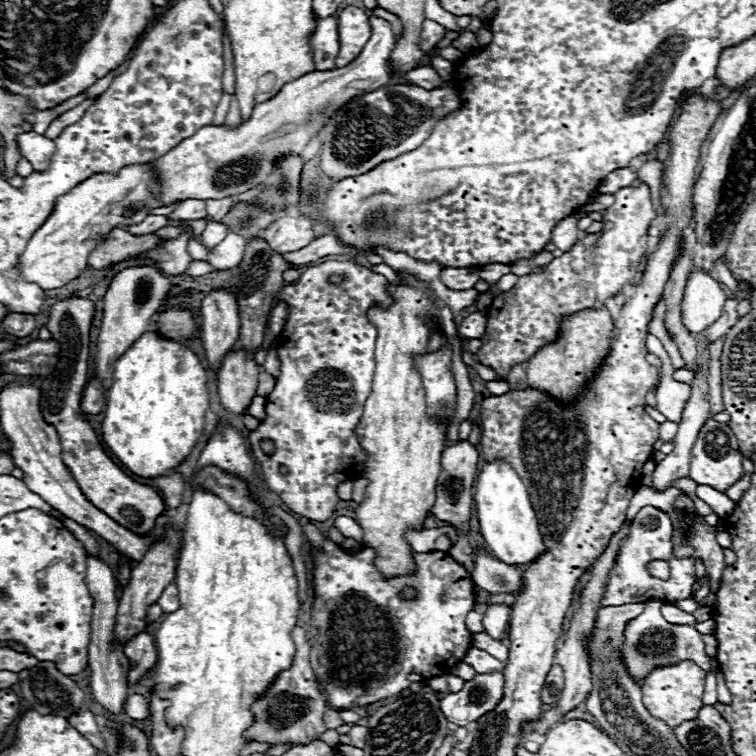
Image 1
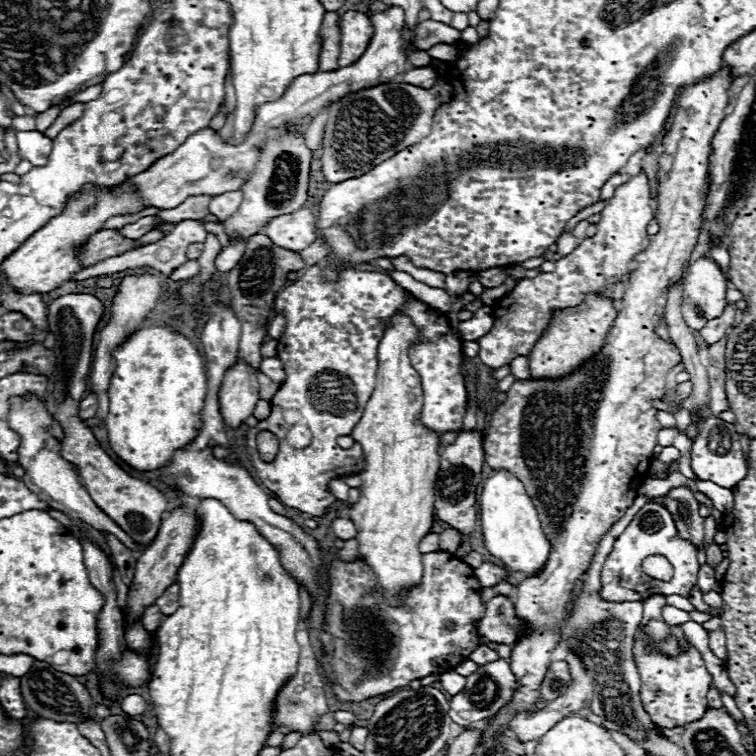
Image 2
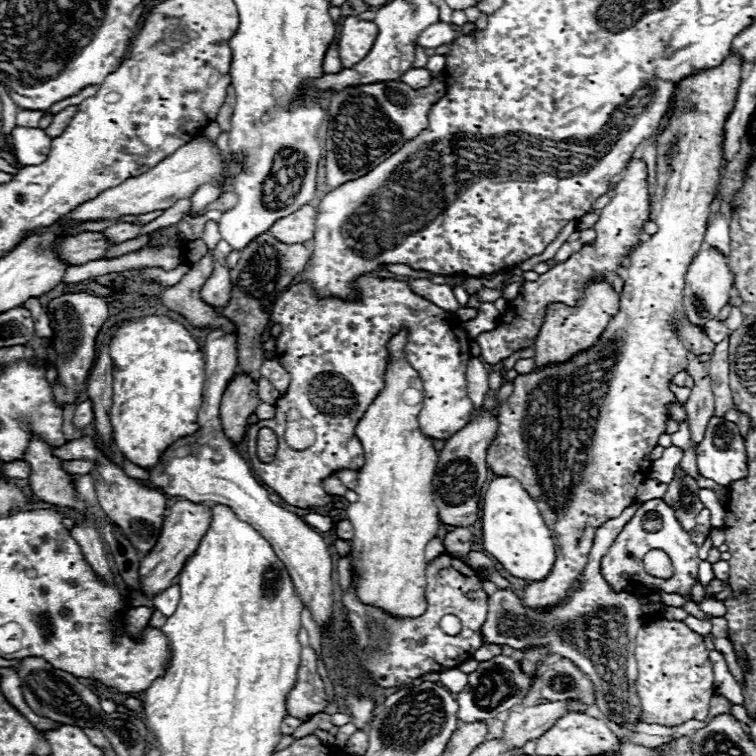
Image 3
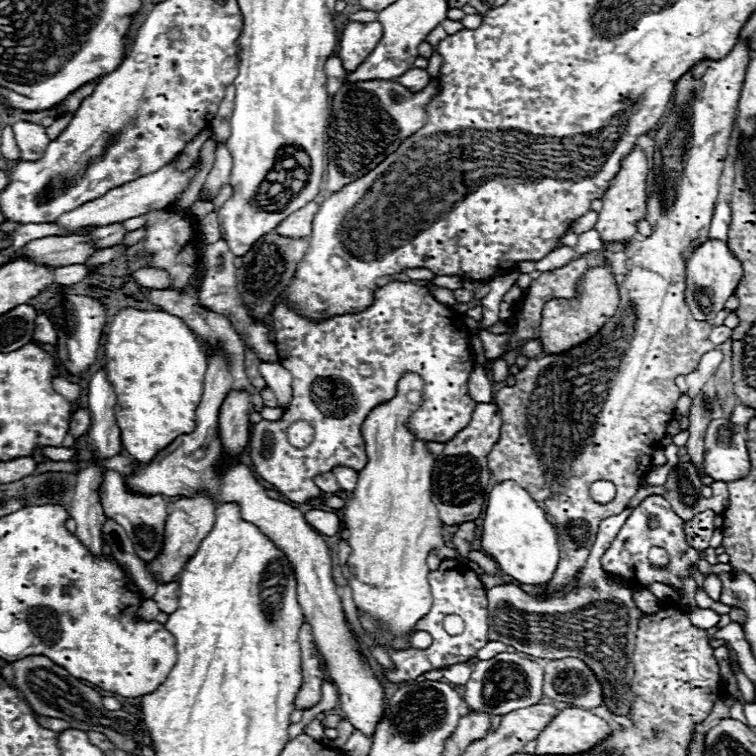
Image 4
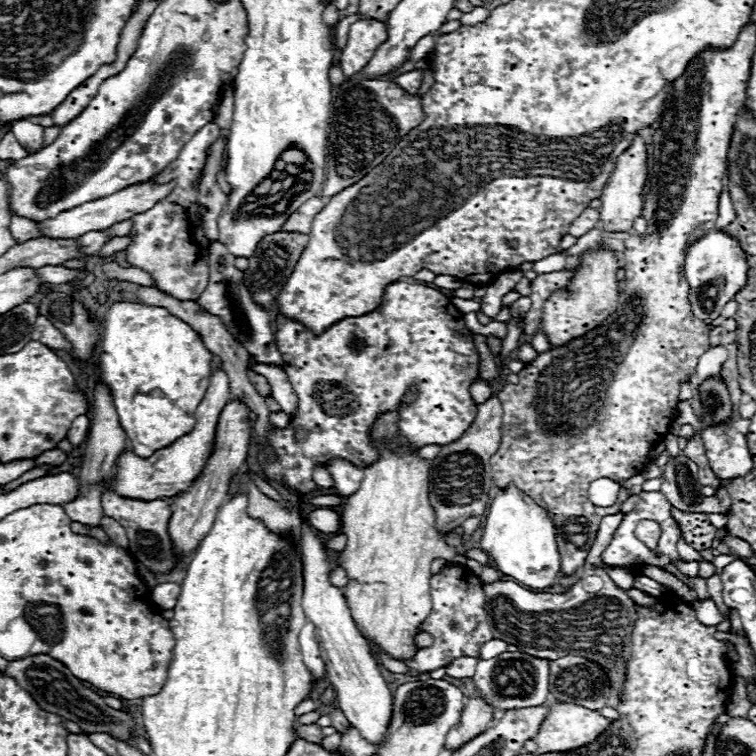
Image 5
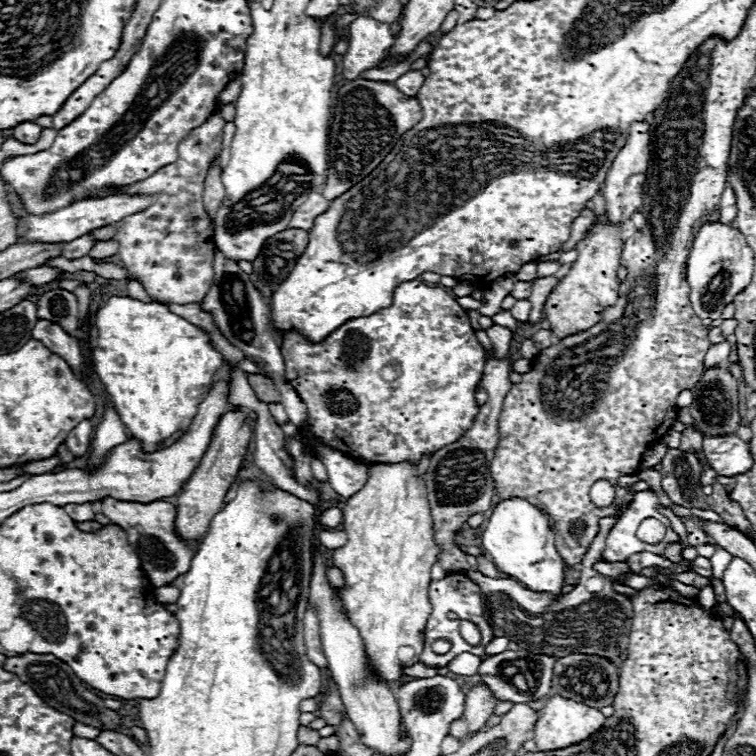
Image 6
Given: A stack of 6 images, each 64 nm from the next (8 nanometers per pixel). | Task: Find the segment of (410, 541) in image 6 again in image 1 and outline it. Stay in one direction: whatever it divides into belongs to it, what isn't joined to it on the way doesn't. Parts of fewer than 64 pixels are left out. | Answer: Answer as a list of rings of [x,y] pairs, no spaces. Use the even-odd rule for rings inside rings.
[[[406,272],[398,274],[408,280],[408,286],[392,284],[388,288],[394,304],[388,310],[368,310],[370,322],[378,328],[374,350],[376,372],[372,394],[368,396],[364,414],[356,426],[356,438],[368,452],[362,478],[370,480],[370,484],[364,490],[364,500],[354,508],[354,520],[364,532],[360,544],[376,550],[374,564],[384,578],[406,576],[416,570],[412,558],[414,550],[406,542],[404,532],[408,528],[424,528],[424,520],[432,510],[448,428],[446,424],[428,420],[424,386],[420,372],[414,366],[414,354],[434,352],[444,346],[444,336],[440,332],[430,332],[422,322],[422,316],[428,316],[440,324],[440,310],[432,306],[432,292],[424,282],[414,280]]]

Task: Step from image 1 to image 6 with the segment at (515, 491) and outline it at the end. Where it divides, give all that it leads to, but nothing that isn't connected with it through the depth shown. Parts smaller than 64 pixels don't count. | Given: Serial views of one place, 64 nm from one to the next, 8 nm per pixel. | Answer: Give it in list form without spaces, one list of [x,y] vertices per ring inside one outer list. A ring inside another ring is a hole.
[[[522,498],[500,500],[482,532],[482,548],[490,554],[500,572],[512,576],[528,590],[548,592],[552,596],[562,594],[566,564],[556,552],[554,532],[550,528],[548,516],[530,502]]]

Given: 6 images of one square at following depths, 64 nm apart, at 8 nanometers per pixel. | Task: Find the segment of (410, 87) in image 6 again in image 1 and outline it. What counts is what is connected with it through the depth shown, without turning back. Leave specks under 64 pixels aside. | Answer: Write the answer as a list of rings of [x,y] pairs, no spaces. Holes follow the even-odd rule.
[[[418,66],[418,68],[410,70],[410,72],[406,72],[406,80],[410,84],[414,84],[414,86],[424,88],[424,90],[432,90],[432,88],[436,88],[436,86],[442,84],[442,78],[430,66]]]

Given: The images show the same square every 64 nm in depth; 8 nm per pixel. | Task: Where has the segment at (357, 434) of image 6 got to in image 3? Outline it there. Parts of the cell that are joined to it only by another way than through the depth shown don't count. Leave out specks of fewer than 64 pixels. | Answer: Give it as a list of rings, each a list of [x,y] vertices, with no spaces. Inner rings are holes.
[[[362,278],[362,302],[344,302],[344,300],[318,300],[318,296],[312,292],[308,284],[294,284],[284,292],[272,306],[272,322],[280,324],[280,334],[276,336],[276,358],[280,364],[288,370],[292,376],[286,396],[278,398],[276,402],[276,416],[272,420],[260,420],[258,424],[250,424],[246,432],[246,444],[248,444],[248,460],[254,470],[254,474],[272,488],[282,500],[286,500],[292,506],[298,508],[316,508],[326,506],[332,496],[326,494],[320,486],[320,482],[338,472],[338,470],[360,470],[364,466],[364,452],[362,444],[356,438],[356,426],[362,420],[368,406],[376,400],[376,396],[384,390],[384,376],[388,366],[388,342],[390,338],[400,332],[402,328],[408,330],[408,344],[404,346],[408,364],[420,374],[424,382],[424,402],[422,410],[418,414],[420,432],[428,438],[436,440],[448,440],[452,434],[462,430],[470,422],[470,412],[474,408],[472,400],[466,394],[466,368],[472,358],[470,352],[470,338],[466,338],[466,332],[462,330],[462,322],[454,312],[446,312],[426,300],[424,296],[416,294],[404,280],[390,280],[390,278]],[[296,408],[302,418],[308,418],[312,422],[312,428],[316,432],[316,442],[306,450],[294,450],[284,442],[284,430],[286,430],[286,412]],[[260,428],[270,428],[278,436],[278,450],[272,462],[260,462],[256,456],[256,438]]]

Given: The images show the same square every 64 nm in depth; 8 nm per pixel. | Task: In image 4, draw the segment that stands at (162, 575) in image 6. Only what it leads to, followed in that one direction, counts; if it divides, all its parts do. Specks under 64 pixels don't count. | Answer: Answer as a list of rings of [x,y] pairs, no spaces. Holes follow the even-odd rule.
[[[108,470],[104,472],[104,482],[100,486],[100,500],[102,500],[104,514],[114,522],[118,522],[126,530],[128,538],[136,544],[134,548],[138,558],[144,562],[152,562],[162,552],[162,546],[164,546],[164,524],[168,518],[168,504],[164,502],[164,498],[130,494],[124,488],[124,478],[118,472]]]

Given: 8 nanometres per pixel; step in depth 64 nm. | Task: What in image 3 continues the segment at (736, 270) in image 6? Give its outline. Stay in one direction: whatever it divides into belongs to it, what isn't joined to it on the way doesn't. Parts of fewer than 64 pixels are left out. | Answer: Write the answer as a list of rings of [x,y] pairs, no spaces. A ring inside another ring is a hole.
[[[716,248],[700,250],[688,266],[686,286],[684,286],[684,310],[690,318],[690,322],[698,324],[698,326],[704,326],[708,320],[716,318],[718,312],[728,304],[732,286],[734,286],[734,274],[728,266],[726,256]]]

